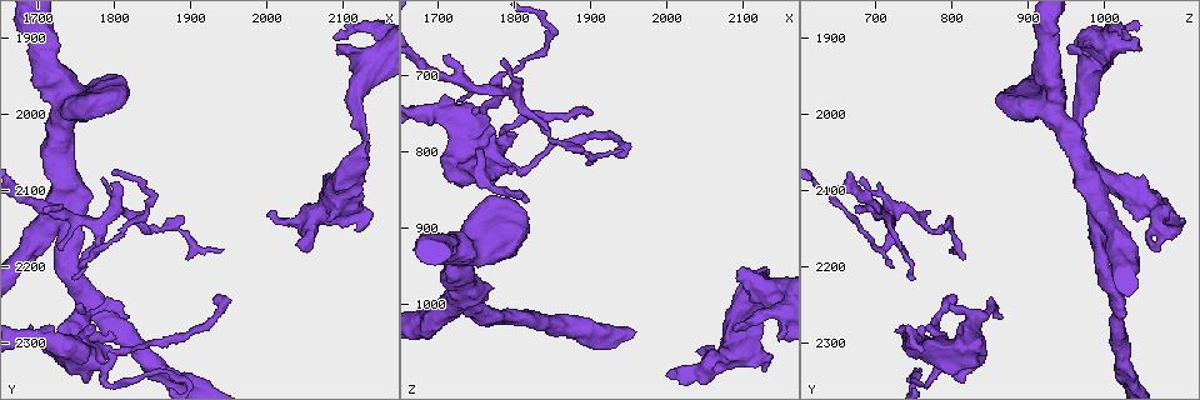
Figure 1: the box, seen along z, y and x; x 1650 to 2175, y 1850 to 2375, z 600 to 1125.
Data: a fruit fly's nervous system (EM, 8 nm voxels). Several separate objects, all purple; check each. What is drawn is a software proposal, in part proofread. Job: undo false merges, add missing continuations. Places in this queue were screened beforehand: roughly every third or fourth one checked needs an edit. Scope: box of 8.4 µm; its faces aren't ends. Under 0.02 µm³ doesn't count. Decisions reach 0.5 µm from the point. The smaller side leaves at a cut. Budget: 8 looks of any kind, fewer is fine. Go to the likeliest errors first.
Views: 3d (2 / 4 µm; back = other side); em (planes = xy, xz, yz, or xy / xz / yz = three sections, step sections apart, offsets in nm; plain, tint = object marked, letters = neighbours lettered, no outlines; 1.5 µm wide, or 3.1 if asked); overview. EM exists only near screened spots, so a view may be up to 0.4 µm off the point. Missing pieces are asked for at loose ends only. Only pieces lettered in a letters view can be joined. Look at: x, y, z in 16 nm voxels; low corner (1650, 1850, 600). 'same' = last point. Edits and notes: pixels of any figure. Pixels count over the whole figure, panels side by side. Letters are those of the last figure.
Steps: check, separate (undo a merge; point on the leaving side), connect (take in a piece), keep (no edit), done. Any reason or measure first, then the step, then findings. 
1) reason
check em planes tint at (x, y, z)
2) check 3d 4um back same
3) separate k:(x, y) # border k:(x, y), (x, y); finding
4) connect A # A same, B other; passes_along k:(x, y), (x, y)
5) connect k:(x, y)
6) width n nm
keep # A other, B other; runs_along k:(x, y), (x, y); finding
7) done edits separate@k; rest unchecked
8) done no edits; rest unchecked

branch stops here
check 3d 4um at (1800, 2290, 820)

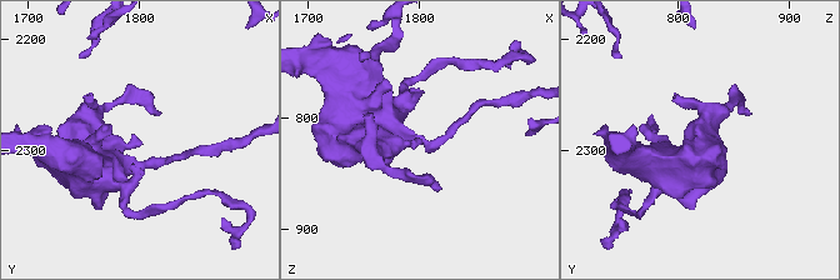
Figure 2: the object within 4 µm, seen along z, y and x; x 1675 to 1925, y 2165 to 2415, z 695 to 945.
now the EM
check em planes plain at (1800, 2292, 818)

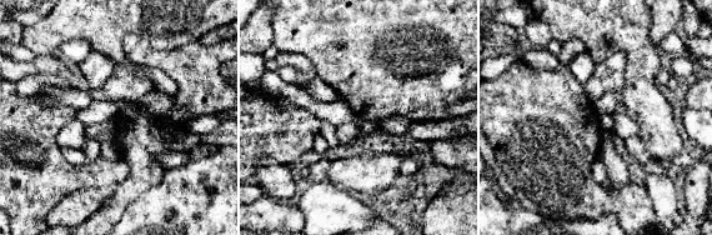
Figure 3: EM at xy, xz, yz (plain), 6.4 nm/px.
check em planes letters same

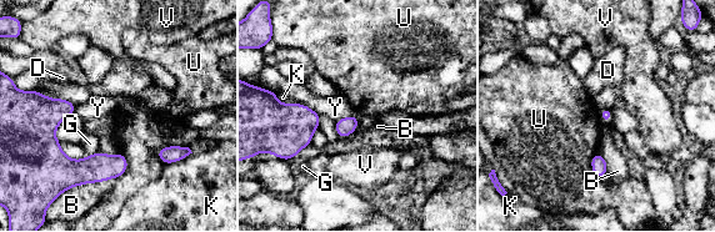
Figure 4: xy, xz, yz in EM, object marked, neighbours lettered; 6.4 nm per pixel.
keep # B other, D other, G other, K other, U other, V other, Y other; border 4:(168, 145), (156, 151), (164, 165); no lettered piece goes on from it

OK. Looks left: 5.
thick end
check em xz step 8 letters at (1765, 2120, 990)

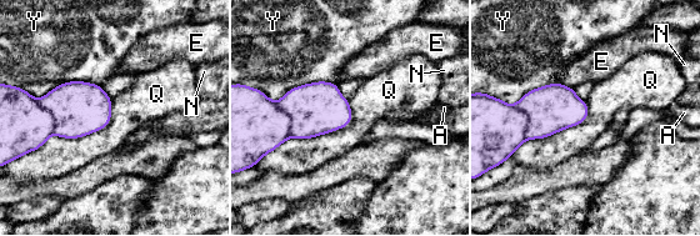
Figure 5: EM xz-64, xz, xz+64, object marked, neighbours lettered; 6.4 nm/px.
cut it another way
check em planes letters same

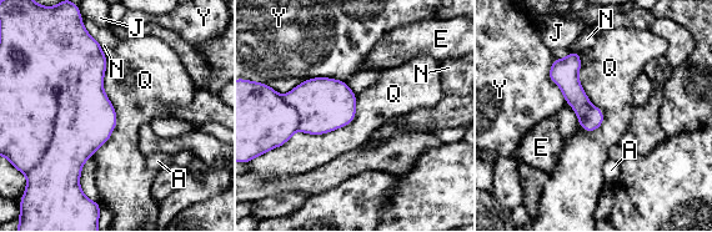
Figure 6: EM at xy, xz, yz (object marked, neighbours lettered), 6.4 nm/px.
keep # A other, E other, J other, N other, Q other, Y other; runs_along 6:(556, 61), (588, 115), (592, 127); no lettered piece goes on from it

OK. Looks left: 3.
stops while still wide
check em planes letters at (1765, 1980, 855)

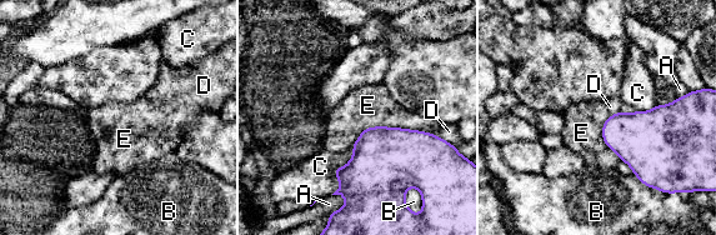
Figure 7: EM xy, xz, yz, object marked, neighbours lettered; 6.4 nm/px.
longest_contact C 320 nm
keep # A other, B other, C other, D other, E other; border 7:(606, 118), (602, 141), (621, 160); no lettered piece goes on from it

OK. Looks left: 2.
done no edits; rest unchecked

